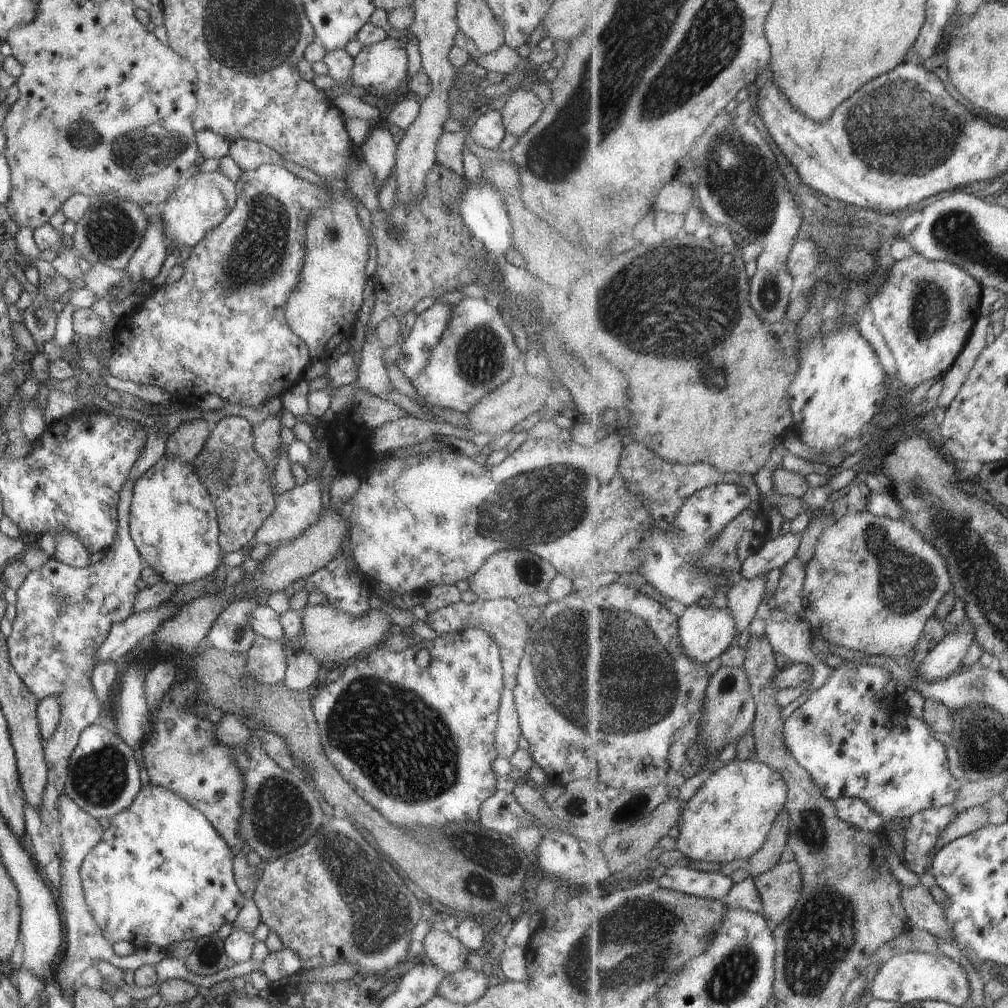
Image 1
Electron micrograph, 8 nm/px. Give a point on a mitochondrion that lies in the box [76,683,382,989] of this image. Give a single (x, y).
(282, 814)

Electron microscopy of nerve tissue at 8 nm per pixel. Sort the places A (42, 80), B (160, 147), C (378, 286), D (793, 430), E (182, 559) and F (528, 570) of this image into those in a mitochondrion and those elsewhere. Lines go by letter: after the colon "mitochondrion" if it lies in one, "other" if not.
A: other
B: mitochondrion
C: other
D: other
E: other
F: mitochondrion

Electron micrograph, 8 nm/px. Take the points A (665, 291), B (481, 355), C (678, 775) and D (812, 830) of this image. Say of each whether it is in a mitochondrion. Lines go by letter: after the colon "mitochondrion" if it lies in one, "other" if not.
A: mitochondrion
B: mitochondrion
C: other
D: mitochondrion

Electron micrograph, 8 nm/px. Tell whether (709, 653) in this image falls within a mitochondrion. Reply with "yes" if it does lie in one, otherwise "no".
no

